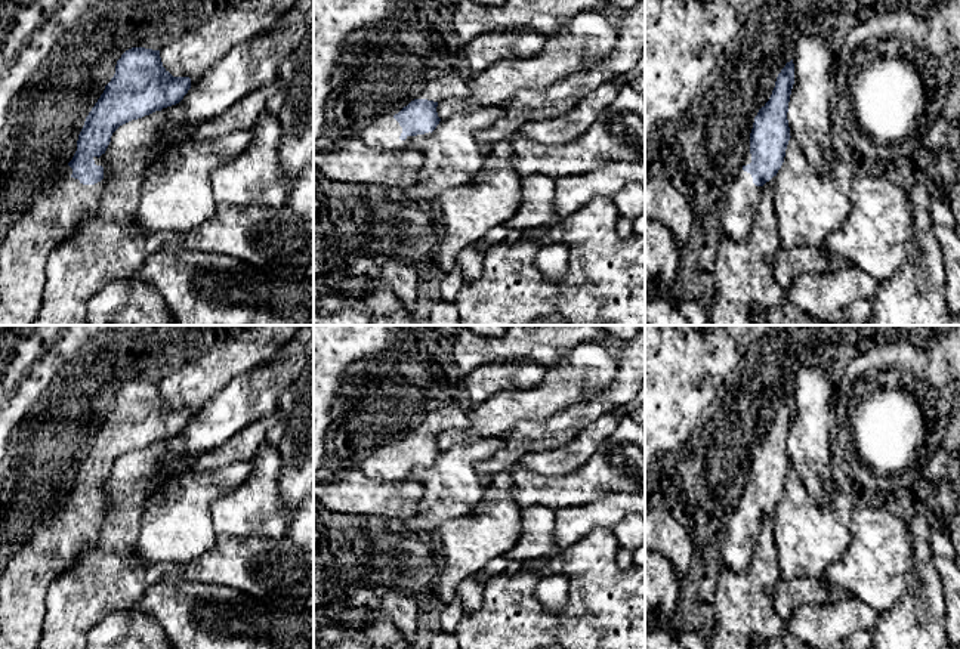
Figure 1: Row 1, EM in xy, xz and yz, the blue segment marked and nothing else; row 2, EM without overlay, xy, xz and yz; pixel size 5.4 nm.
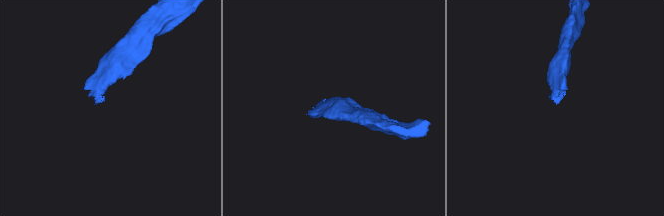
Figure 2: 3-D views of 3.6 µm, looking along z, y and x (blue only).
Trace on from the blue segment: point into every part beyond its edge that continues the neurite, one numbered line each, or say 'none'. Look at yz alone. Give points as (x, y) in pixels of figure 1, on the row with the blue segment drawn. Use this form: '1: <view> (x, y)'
1: yz (743, 197)

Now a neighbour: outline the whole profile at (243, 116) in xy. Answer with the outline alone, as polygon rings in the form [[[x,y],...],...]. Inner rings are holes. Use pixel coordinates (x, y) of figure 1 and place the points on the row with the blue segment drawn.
[[[275,78],[268,86],[259,87],[243,96],[225,112],[209,118],[204,123],[189,126],[186,140],[207,140],[234,132],[251,130],[265,111],[269,98],[277,93],[281,86],[283,83]]]

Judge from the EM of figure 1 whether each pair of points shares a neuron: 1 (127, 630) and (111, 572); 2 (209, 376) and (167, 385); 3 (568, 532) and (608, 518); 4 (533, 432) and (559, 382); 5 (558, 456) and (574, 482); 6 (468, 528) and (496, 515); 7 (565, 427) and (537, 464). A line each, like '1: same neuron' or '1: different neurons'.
1: different neurons
2: same neuron
3: same neuron
4: different neurons
5: different neurons
6: same neuron
7: different neurons

